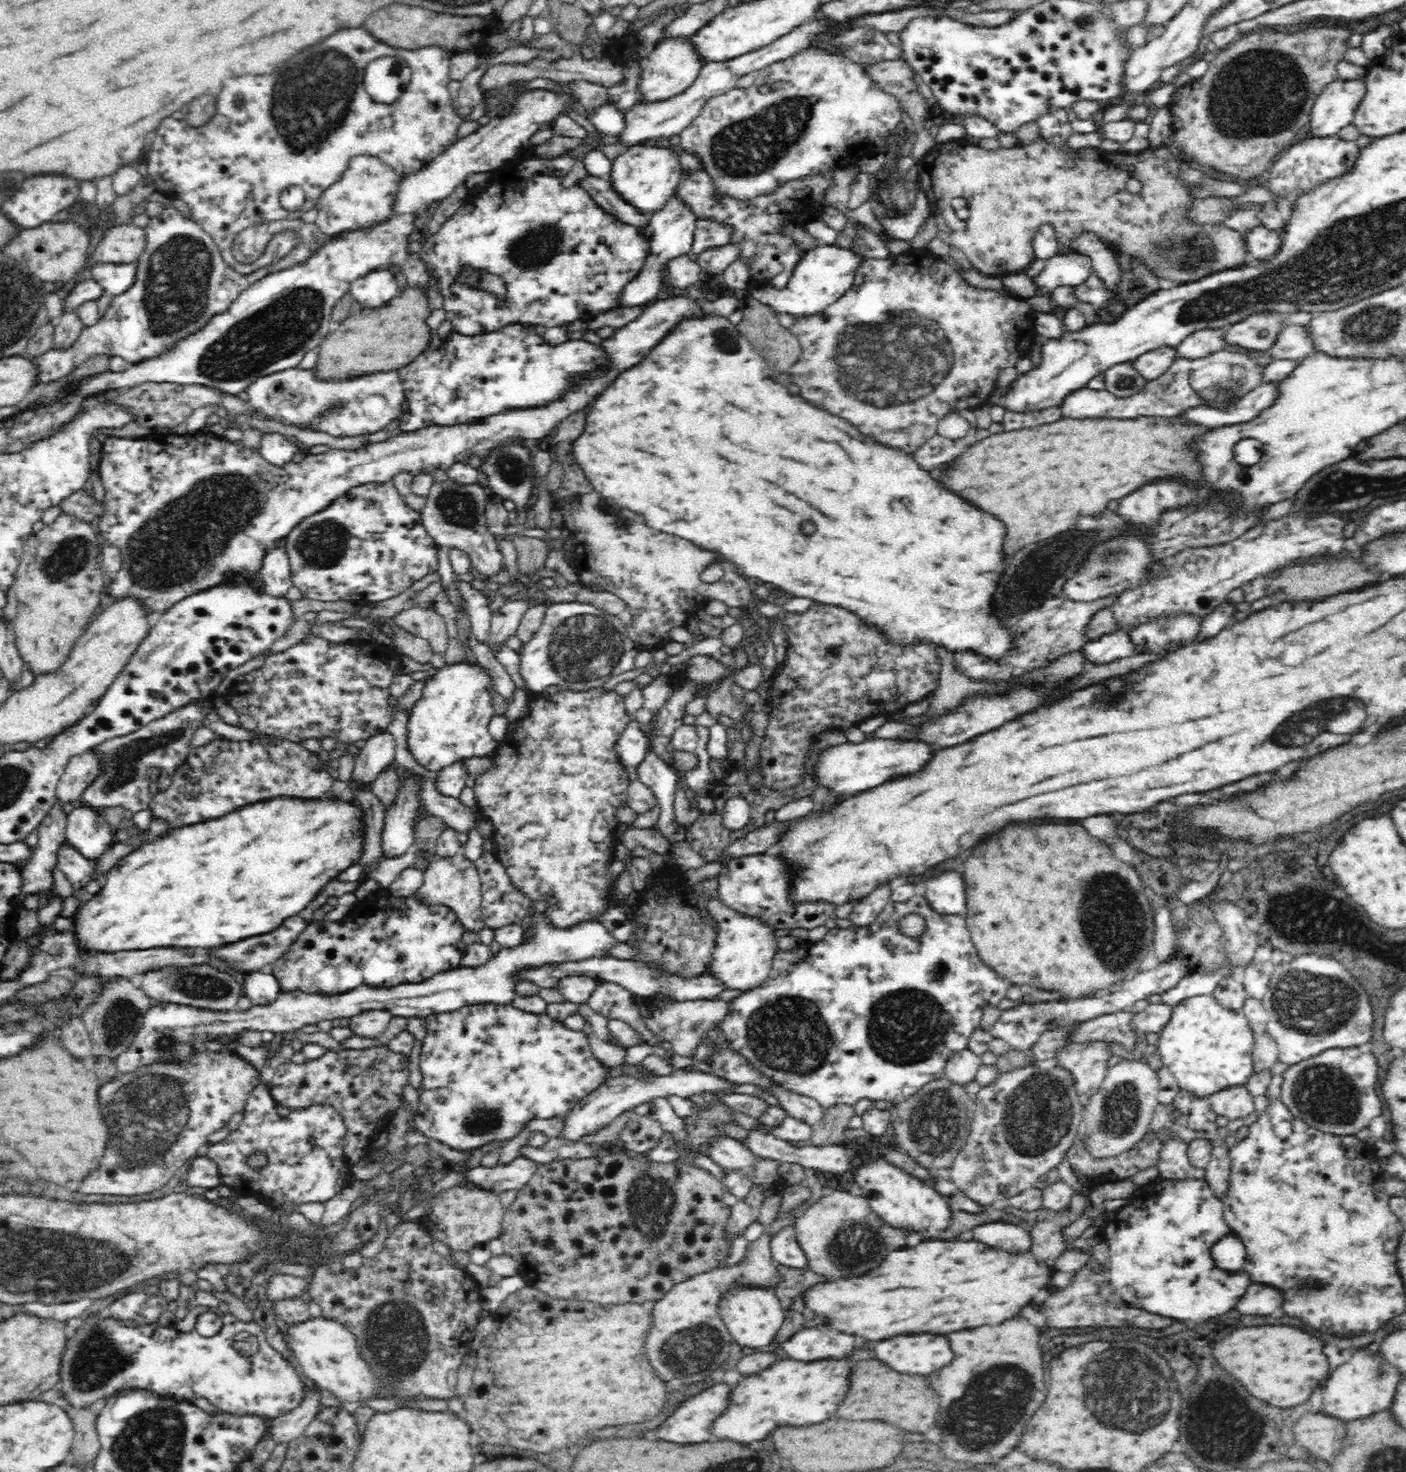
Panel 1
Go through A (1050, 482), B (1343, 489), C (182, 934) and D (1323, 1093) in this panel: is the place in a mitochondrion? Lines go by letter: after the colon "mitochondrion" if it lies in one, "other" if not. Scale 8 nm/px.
A: other
B: mitochondrion
C: other
D: mitochondrion

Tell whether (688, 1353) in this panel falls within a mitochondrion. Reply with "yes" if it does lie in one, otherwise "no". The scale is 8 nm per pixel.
yes

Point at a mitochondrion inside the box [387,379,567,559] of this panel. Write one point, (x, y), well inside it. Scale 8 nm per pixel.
(460, 507)

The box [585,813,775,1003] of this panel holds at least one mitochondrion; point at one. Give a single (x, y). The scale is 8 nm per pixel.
(683, 946)

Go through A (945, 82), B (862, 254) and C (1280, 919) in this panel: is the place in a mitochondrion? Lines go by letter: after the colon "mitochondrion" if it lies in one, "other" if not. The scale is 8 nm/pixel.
A: other
B: other
C: mitochondrion

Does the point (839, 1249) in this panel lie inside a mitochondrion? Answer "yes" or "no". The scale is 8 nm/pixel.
yes

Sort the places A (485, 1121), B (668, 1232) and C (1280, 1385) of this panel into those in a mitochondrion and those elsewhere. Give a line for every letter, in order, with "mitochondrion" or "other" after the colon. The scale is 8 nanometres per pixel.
A: mitochondrion
B: other
C: other

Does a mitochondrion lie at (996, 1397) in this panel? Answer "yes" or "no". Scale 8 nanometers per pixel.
yes

